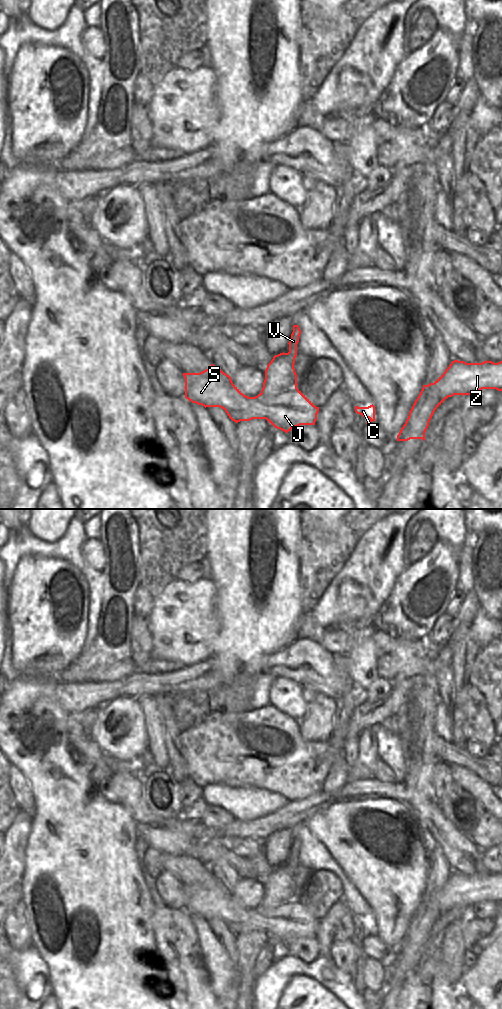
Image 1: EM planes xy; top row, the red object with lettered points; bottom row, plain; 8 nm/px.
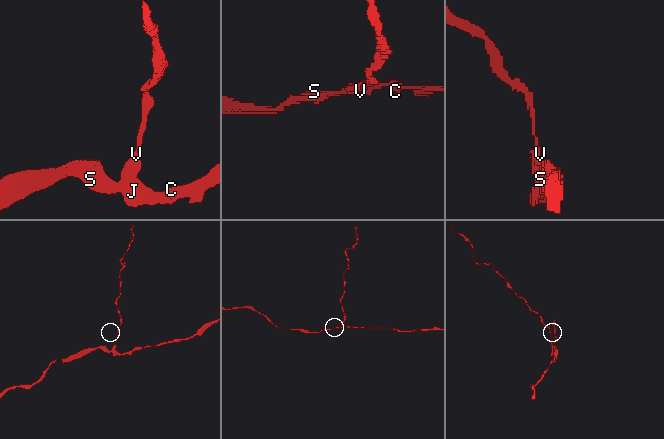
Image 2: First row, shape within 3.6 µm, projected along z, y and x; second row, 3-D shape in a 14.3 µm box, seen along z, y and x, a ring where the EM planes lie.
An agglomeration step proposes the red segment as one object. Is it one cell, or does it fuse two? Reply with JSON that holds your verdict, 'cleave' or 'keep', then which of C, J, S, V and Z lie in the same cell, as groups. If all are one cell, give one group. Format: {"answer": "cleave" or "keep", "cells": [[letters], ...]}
{"answer": "cleave", "cells": [["C", "J", "S", "Z"], ["V"]]}

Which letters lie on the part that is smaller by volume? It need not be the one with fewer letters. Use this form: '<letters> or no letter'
V

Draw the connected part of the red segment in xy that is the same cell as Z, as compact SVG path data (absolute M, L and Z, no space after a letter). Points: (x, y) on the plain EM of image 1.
M454 872L434 894L423 897L397 953L425 952L425 944L435 922L454 907L473 907L482 901L502 903L502 873L466 875Z

